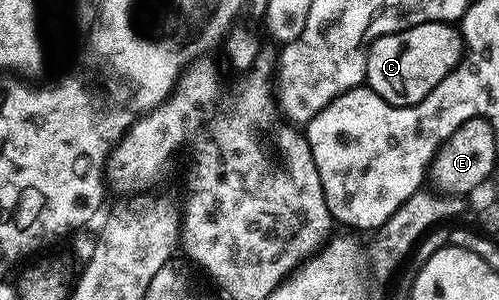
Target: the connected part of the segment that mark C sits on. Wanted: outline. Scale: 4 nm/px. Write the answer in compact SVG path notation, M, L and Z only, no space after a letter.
M426 22L399 30L395 34L380 36L366 50L366 80L365 85L384 99L390 106L415 106L444 80L462 61L464 43L462 35L451 23Z

